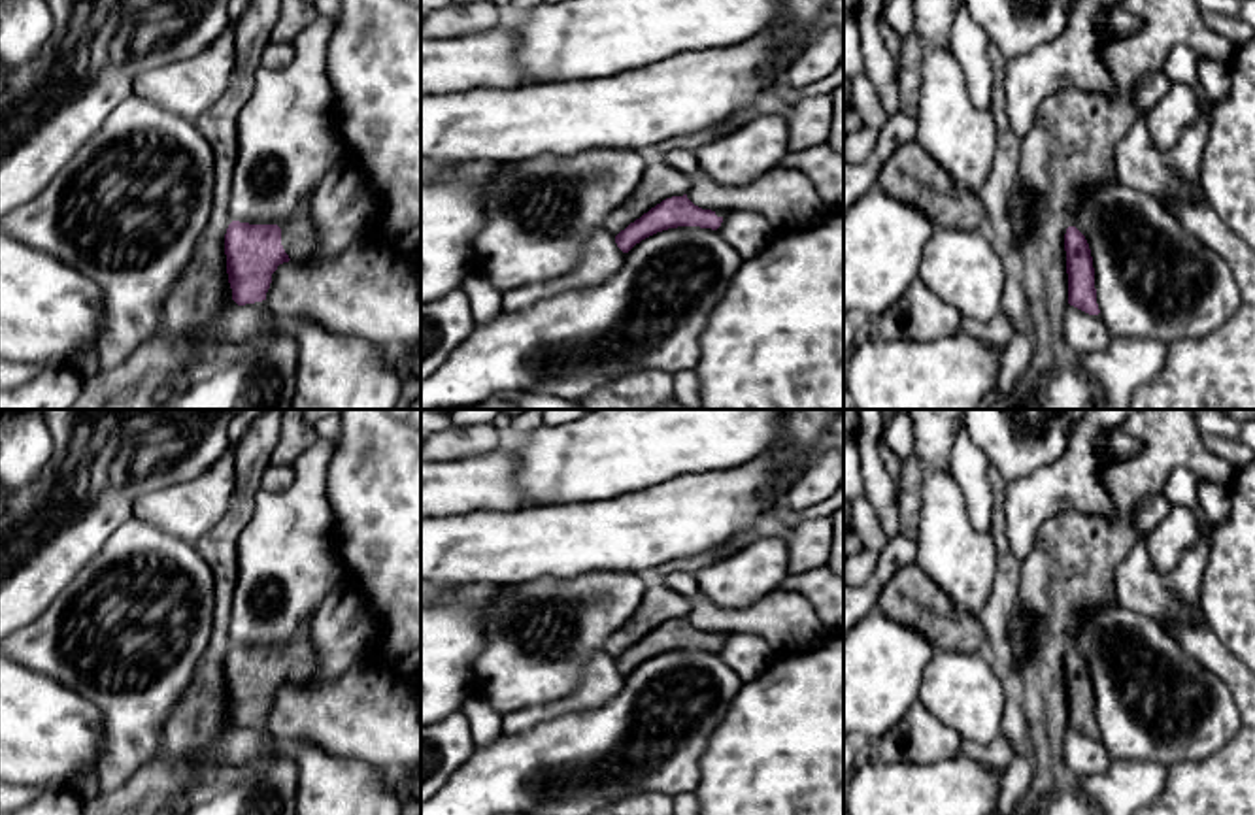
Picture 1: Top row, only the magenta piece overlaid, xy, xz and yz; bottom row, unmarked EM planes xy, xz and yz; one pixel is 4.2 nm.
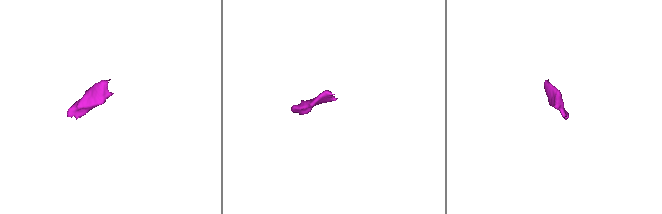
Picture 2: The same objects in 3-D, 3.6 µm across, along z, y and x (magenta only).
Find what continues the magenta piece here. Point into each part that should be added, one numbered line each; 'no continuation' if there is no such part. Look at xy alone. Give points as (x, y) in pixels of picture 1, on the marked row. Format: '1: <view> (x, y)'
1: xy (299, 236)

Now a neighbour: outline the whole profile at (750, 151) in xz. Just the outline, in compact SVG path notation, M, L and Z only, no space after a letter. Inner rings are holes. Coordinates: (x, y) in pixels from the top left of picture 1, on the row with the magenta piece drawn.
M755 115L744 126L700 145L694 151L698 172L721 185L747 185L770 170L789 153L789 126L785 115Z

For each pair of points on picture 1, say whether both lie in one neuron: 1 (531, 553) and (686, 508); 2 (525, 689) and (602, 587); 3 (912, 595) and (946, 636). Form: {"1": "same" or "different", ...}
{"1": "same", "2": "same", "3": "same"}

